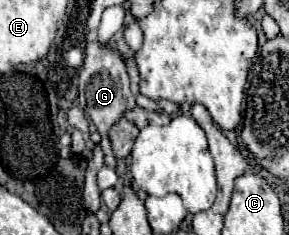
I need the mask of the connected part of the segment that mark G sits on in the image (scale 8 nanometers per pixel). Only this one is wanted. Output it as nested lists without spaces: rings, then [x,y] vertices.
[[[89,41],[85,47],[85,59],[79,71],[79,105],[85,111],[87,119],[95,126],[97,132],[101,135],[101,149],[105,153],[105,165],[115,169],[117,167],[117,159],[111,151],[111,143],[109,143],[109,130],[115,124],[119,117],[123,117],[125,111],[131,111],[137,107],[135,97],[129,89],[129,75],[127,75],[127,67],[117,51],[115,45],[111,43],[99,43]]]

